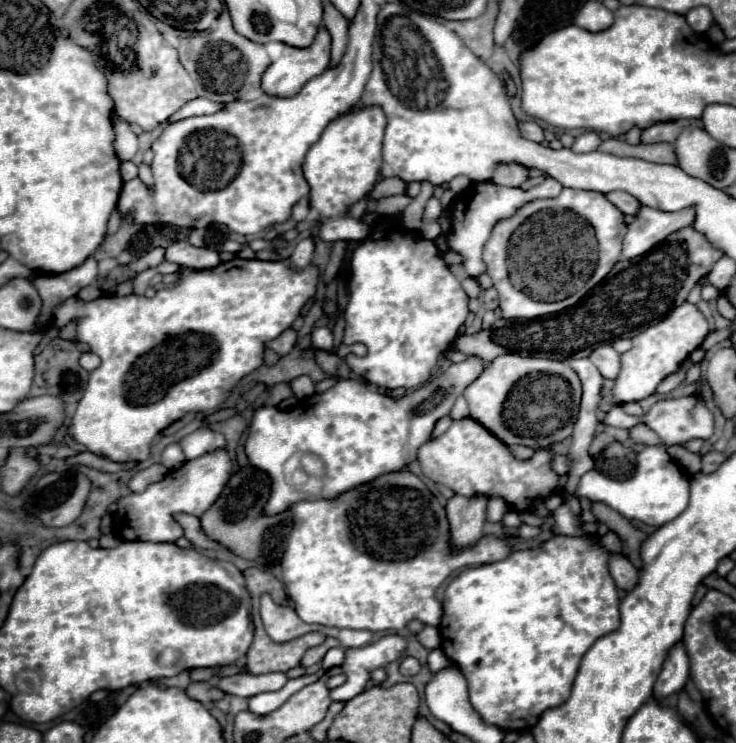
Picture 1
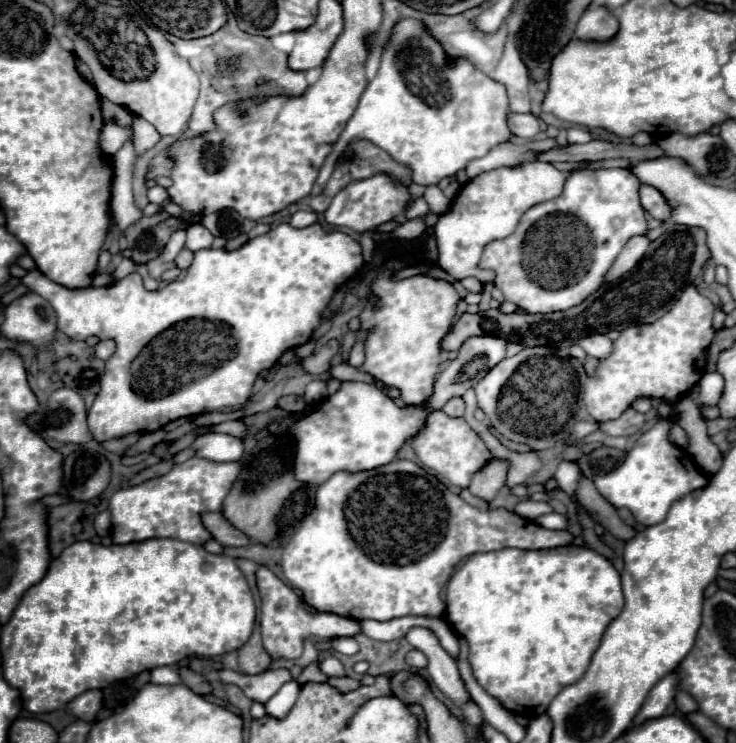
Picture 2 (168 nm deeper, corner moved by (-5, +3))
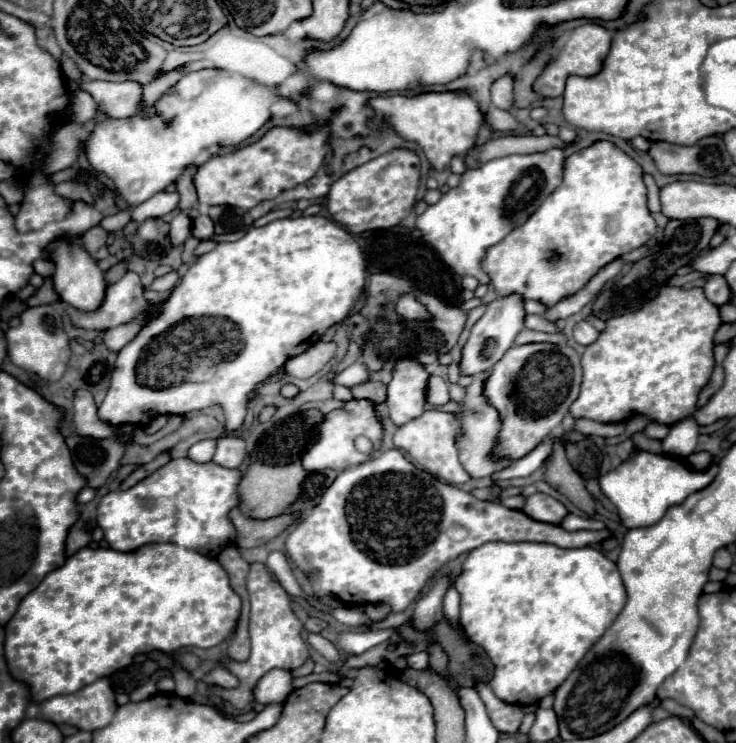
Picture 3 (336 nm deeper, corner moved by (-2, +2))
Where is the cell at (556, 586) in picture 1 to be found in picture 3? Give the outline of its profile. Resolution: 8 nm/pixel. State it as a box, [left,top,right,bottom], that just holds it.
[454,543,626,705]

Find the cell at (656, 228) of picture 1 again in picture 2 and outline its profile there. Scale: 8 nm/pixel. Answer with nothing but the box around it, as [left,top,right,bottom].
[605,236,651,282]

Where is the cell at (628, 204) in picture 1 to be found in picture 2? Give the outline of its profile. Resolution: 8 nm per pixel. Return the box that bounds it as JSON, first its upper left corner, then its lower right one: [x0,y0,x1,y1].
[639,186,669,220]

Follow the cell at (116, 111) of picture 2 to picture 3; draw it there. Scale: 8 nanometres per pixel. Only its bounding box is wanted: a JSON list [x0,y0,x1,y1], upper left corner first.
[84,81,142,119]

